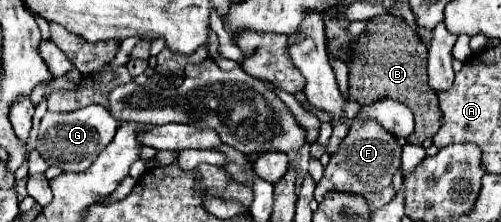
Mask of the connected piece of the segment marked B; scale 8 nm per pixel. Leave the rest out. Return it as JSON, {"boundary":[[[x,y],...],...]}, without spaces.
{"boundary":[[[376,16],[368,22],[368,28],[358,36],[354,58],[348,62],[350,70],[350,94],[348,100],[370,104],[382,98],[390,98],[406,104],[416,118],[416,130],[408,138],[410,144],[422,144],[426,138],[432,138],[442,126],[442,114],[438,110],[436,94],[428,86],[426,74],[428,48],[416,32],[394,16]]]}

